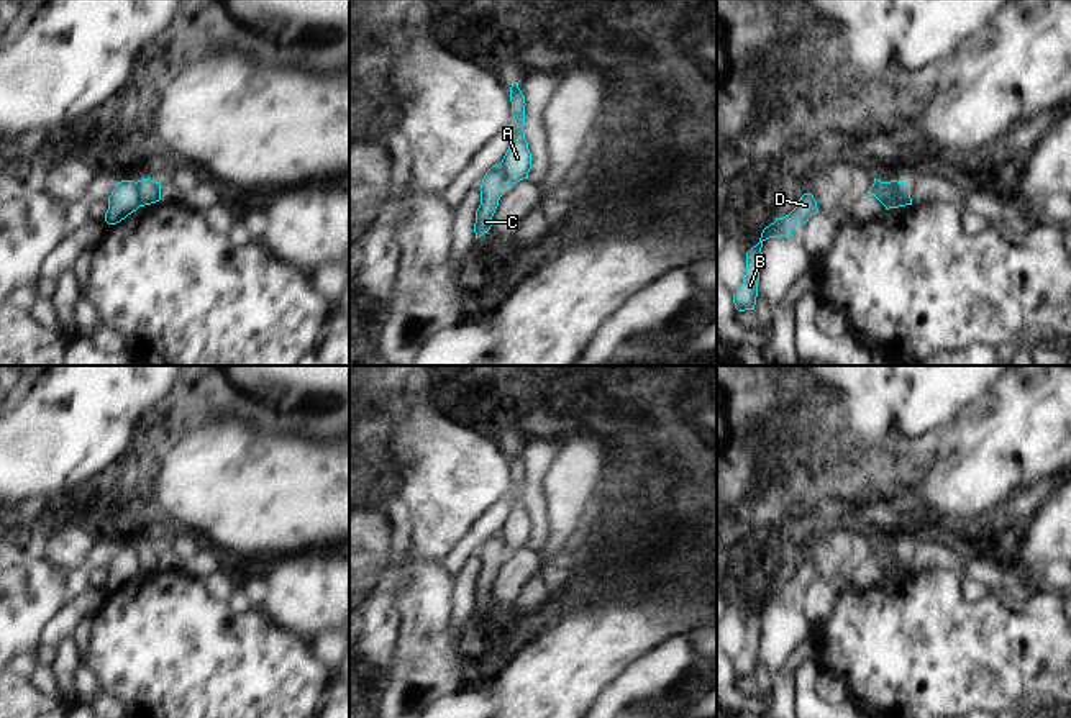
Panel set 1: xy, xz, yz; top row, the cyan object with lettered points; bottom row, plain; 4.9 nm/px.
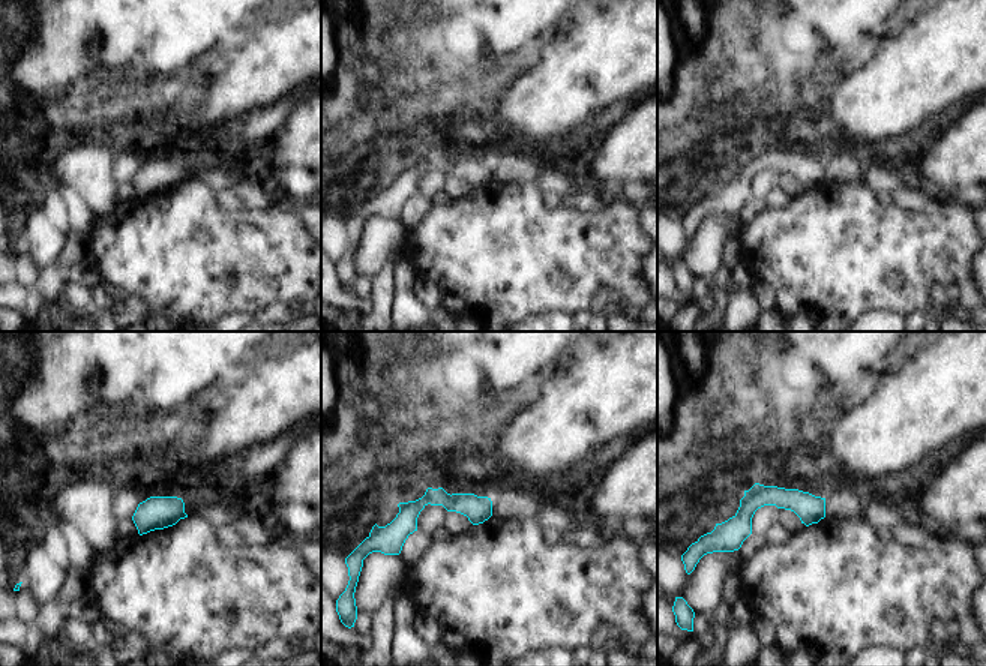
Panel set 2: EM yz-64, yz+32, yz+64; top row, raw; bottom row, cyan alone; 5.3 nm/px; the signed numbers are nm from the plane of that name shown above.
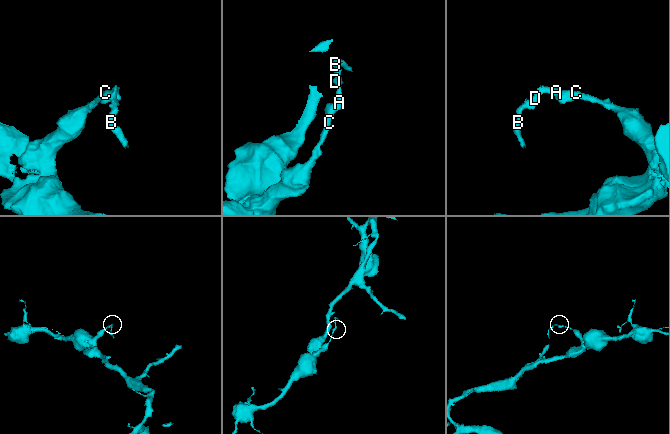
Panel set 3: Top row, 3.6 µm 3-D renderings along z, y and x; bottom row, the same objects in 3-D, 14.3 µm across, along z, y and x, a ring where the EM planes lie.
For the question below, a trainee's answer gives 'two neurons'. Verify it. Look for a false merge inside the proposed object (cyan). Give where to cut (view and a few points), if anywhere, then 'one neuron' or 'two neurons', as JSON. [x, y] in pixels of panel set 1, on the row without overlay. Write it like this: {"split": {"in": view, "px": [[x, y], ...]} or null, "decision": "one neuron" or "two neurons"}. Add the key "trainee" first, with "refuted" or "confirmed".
{"trainee": "confirmed", "split": {"in": "yz", "px": [[899, 549], [899, 564], [886, 576]]}, "decision": "two neurons"}

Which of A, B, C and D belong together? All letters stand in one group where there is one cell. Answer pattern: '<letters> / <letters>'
A B D / C

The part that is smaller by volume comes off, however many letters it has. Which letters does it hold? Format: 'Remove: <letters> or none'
Remove: A, B, D

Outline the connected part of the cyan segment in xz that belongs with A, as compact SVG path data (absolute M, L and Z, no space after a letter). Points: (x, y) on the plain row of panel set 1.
M512 449L510 454L510 469L512 469L512 495L510 513L502 526L502 538L508 552L513 552L523 546L528 546L531 536L531 520L525 507L525 462L518 456L518 449Z

